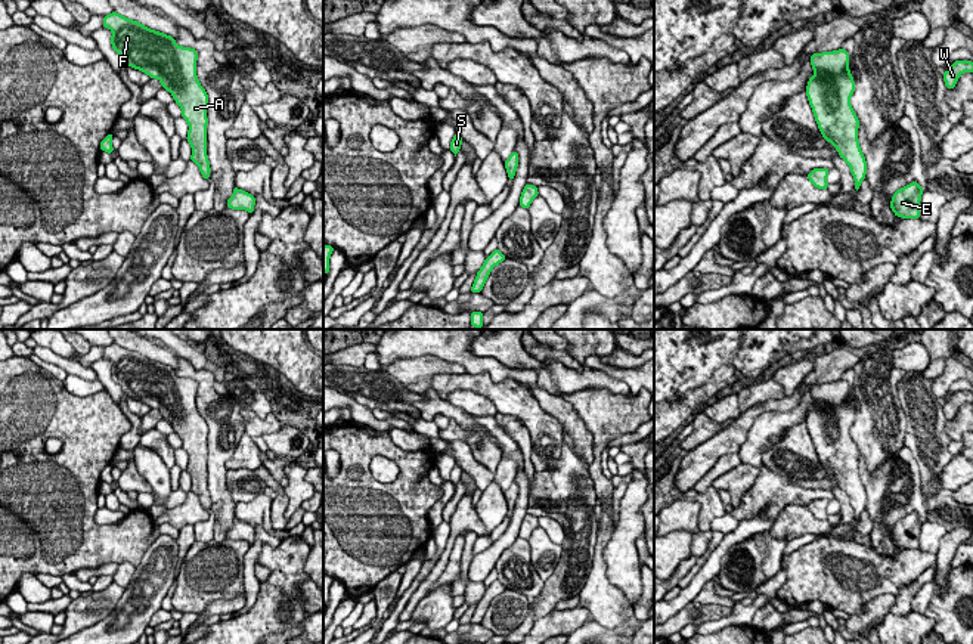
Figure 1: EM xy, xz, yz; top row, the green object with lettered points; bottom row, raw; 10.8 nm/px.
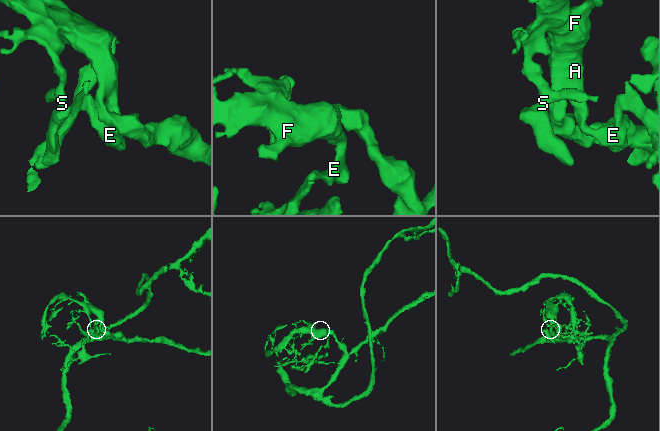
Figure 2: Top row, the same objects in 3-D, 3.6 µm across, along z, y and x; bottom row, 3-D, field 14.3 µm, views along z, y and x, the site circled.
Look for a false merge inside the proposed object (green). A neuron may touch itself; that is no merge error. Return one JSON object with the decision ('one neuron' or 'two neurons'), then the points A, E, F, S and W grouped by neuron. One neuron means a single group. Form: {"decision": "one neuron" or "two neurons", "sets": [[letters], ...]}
{"decision": "one neuron", "sets": [["A", "E", "F", "S", "W"]]}

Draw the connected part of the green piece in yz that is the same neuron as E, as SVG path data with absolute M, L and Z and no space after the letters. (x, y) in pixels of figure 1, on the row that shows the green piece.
M912 182L895 192L890 208L895 216L904 219L920 219L920 199L923 188L918 182Z

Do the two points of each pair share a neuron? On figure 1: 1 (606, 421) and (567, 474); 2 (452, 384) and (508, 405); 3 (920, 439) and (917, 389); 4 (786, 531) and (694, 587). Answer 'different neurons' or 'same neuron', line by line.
1: different neurons
2: same neuron
3: same neuron
4: different neurons

